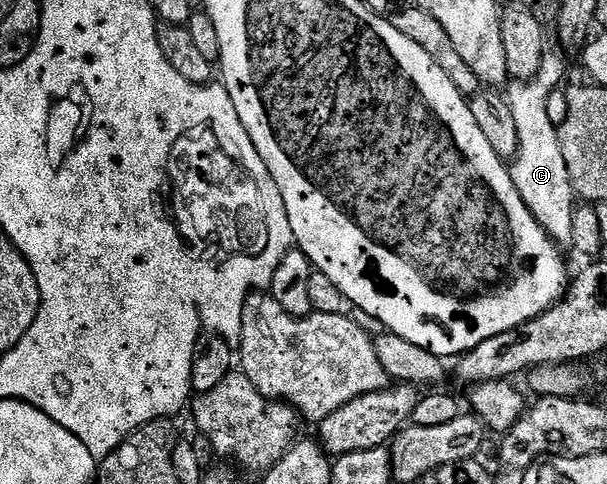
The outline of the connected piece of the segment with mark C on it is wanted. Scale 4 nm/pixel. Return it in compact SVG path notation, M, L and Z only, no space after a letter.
M558 49L547 50L536 77L509 84L510 91L505 92L506 102L512 109L518 130L518 154L512 160L510 176L532 217L543 227L559 245L572 243L572 219L576 208L574 187L568 177L568 165L564 165L564 153L560 153L558 129L548 118L546 99L551 91L563 86L562 78L566 75L566 63L563 52Z

